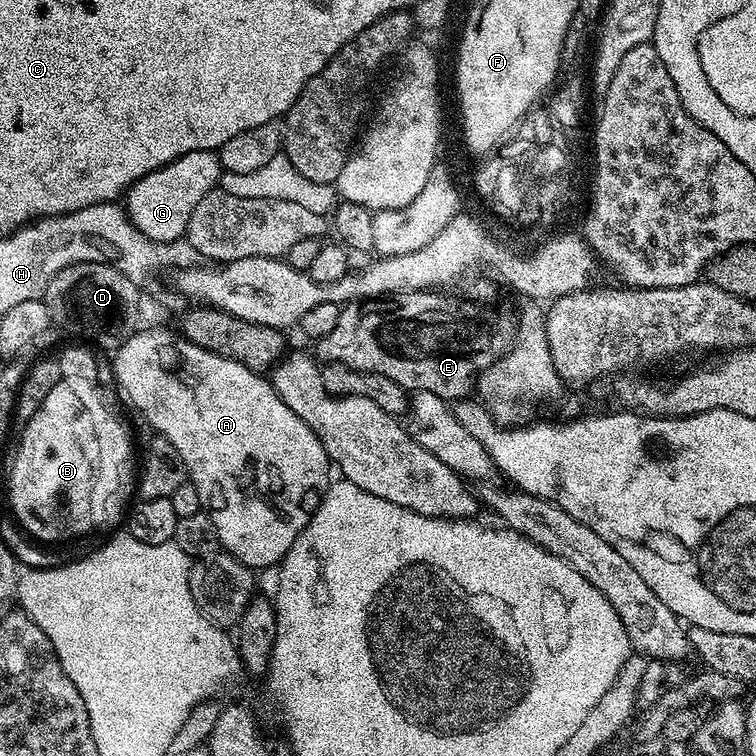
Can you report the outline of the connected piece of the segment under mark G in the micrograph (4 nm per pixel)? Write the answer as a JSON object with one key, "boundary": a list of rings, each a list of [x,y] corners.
{"boundary":[[[215,151],[191,152],[180,156],[132,184],[126,193],[126,215],[135,228],[146,234],[146,238],[163,244],[181,239],[187,233],[194,206],[198,206],[206,194],[217,188],[221,175],[220,158]]]}

